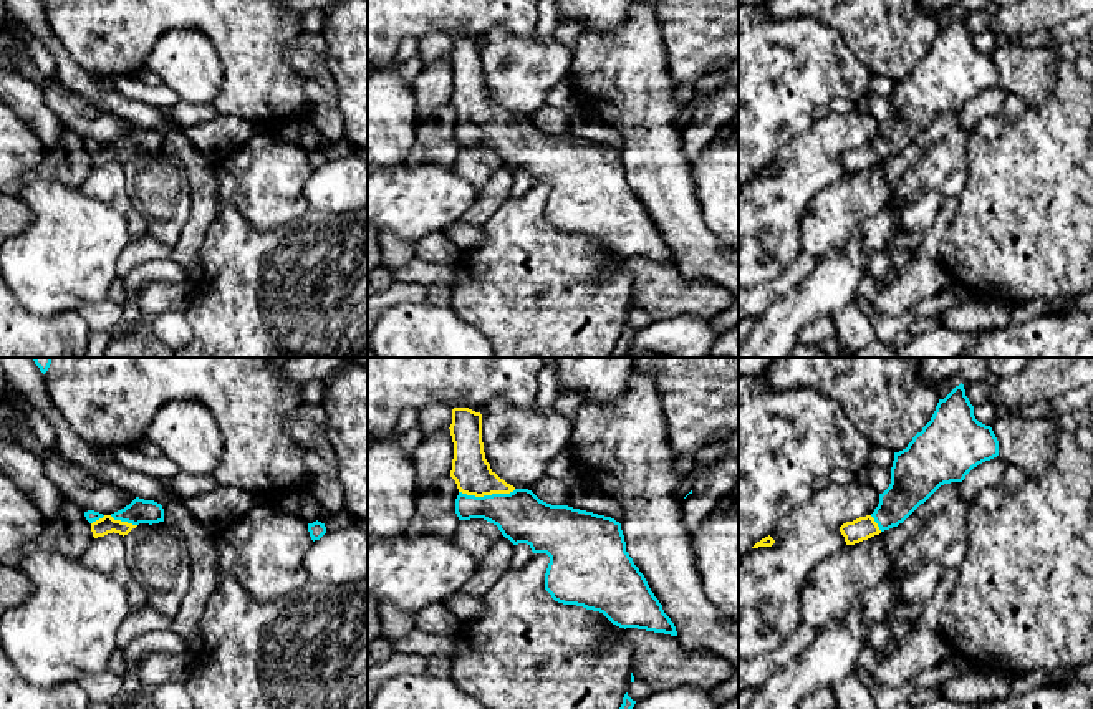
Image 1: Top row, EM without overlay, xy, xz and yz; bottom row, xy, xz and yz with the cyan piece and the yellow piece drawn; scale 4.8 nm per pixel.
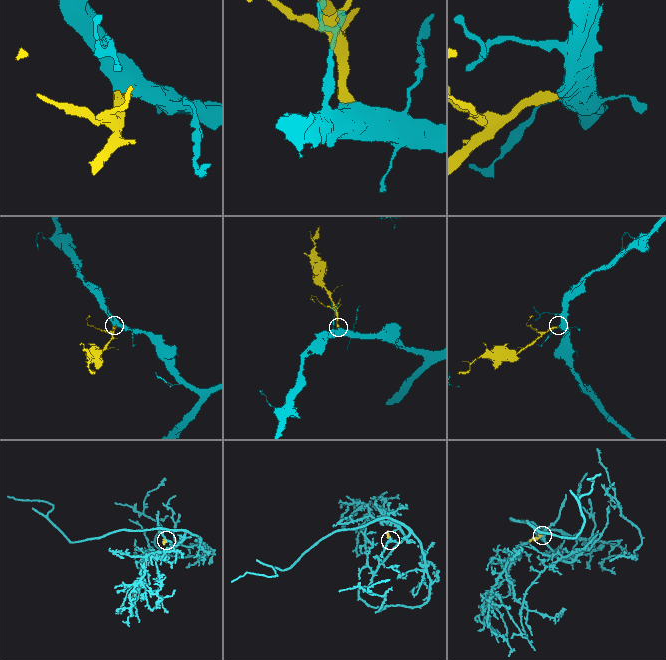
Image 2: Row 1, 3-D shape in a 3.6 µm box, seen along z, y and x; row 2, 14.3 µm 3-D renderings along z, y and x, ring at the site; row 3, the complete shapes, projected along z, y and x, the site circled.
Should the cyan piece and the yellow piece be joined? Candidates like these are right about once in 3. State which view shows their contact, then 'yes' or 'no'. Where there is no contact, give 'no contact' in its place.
xz | yes

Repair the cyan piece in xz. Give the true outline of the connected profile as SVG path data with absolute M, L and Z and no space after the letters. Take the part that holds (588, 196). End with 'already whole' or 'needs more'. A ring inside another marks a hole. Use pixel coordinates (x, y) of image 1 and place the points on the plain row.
M454 36L449 58L454 71L450 106L459 118L455 128L459 149L484 147L497 154L513 174L527 172L533 182L546 182L550 192L545 202L545 219L555 230L599 240L624 258L638 257L677 265L674 252L626 181L619 151L568 134L546 133L532 119L515 118L500 108L485 88L480 41Z; needs more

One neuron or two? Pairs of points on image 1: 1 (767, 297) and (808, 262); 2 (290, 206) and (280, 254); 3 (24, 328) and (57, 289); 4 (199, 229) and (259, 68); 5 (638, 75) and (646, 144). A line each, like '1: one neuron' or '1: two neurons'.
1: one neuron
2: two neurons
3: two neurons
4: two neurons
5: one neuron

